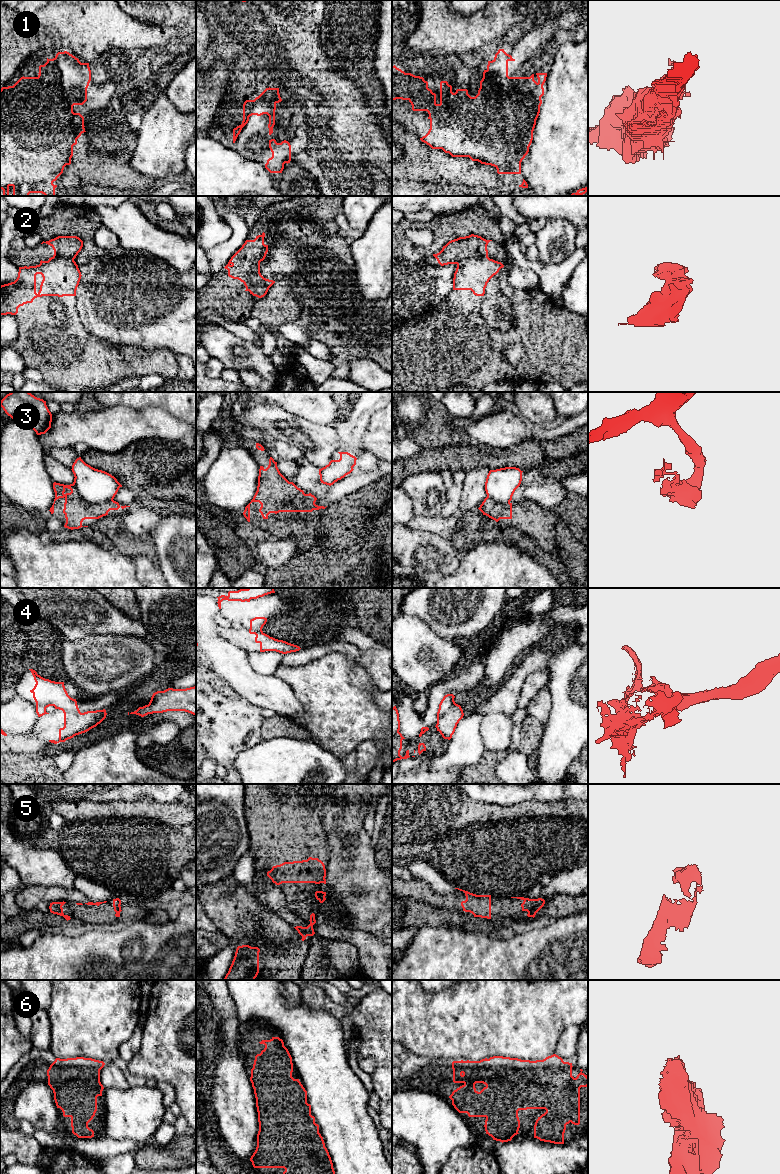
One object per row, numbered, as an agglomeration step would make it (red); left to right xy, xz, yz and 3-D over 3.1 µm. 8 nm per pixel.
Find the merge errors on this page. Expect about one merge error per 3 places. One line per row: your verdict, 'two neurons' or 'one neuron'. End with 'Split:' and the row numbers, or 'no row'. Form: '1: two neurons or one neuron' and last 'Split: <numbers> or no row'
1: two neurons
2: two neurons
3: two neurons
4: two neurons
5: one neuron
6: two neurons
Split: 1, 2, 3, 4, 6

